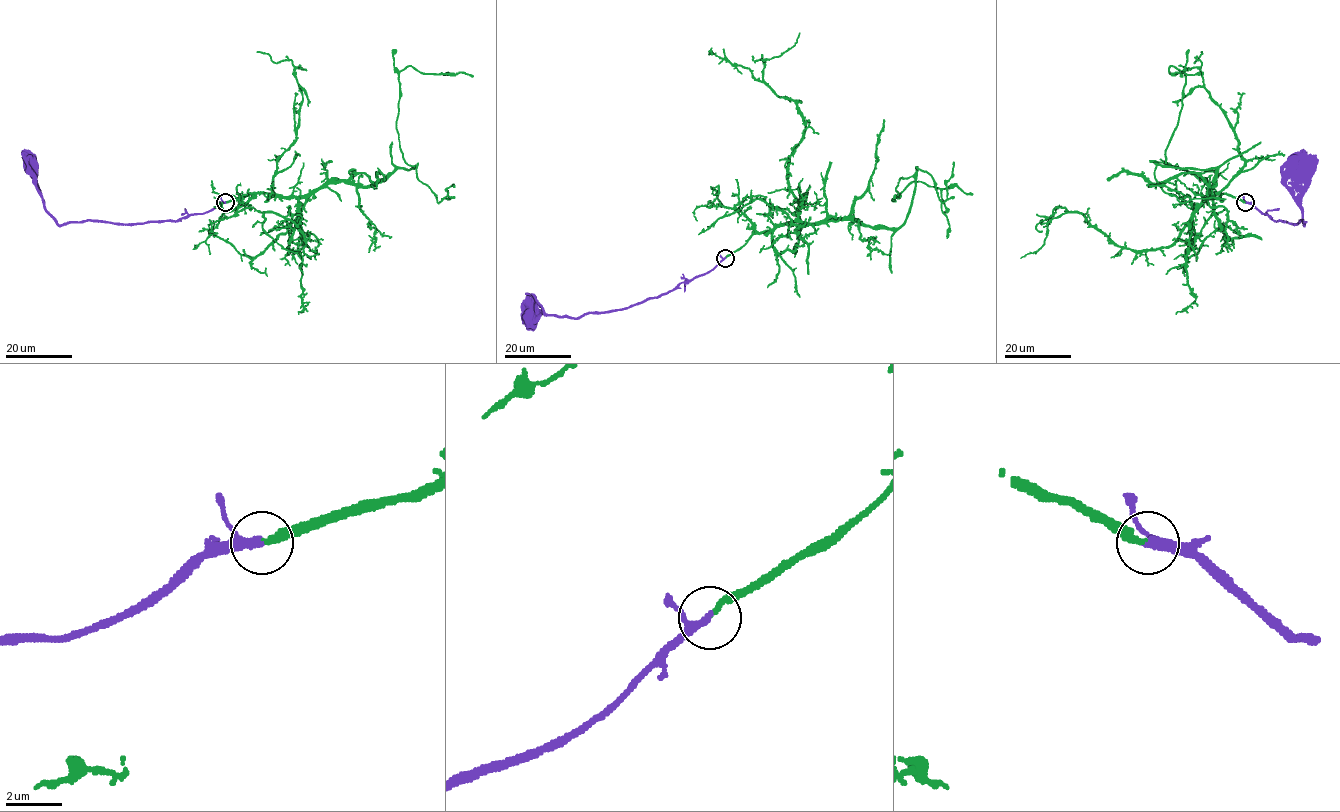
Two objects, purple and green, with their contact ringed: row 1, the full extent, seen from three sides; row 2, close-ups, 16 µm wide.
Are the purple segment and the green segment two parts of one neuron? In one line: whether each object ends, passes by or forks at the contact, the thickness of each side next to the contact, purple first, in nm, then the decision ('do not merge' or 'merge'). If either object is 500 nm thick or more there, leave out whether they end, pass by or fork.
purple passes by | green ends | 220/200 nm | merge

